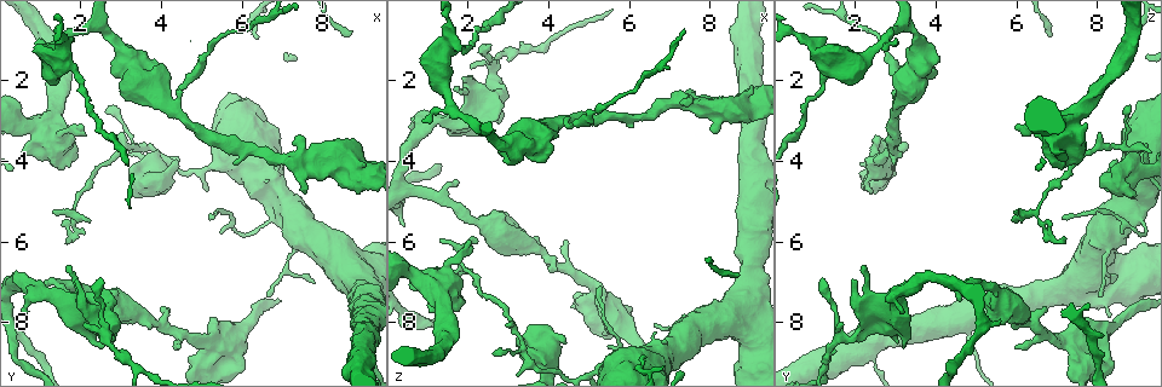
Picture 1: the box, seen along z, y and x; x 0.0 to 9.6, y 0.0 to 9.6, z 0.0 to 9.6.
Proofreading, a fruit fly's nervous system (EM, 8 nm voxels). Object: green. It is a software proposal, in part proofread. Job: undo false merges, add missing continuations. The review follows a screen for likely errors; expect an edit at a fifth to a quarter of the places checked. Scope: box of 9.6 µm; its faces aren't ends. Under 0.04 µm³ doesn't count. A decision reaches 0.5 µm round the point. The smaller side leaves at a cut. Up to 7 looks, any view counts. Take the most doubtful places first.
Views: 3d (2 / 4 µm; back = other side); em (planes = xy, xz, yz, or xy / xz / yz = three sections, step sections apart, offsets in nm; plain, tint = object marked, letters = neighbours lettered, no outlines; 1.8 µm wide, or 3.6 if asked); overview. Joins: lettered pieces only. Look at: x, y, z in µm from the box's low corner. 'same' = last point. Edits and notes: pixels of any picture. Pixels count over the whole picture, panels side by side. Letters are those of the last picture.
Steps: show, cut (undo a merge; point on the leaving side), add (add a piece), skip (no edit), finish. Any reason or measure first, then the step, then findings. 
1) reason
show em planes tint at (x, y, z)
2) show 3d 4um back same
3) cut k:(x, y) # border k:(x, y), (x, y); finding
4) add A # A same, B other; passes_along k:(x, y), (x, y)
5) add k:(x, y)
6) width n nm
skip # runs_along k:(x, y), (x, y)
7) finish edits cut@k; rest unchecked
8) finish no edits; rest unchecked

calibre changes
show 3d 4um back at (8.95, 4.20, 2.70)

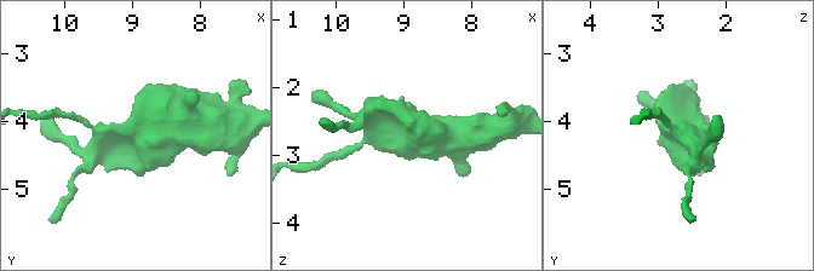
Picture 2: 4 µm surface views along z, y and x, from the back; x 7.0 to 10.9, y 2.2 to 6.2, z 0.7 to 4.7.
show em 3.6um planes tint at (9.00, 4.15, 2.65)

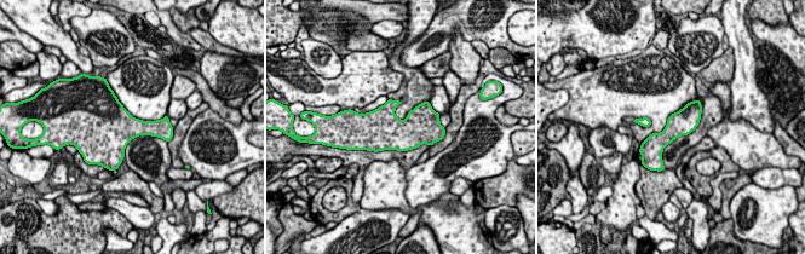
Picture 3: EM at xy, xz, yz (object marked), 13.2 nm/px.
show em 3.6um planes letters same

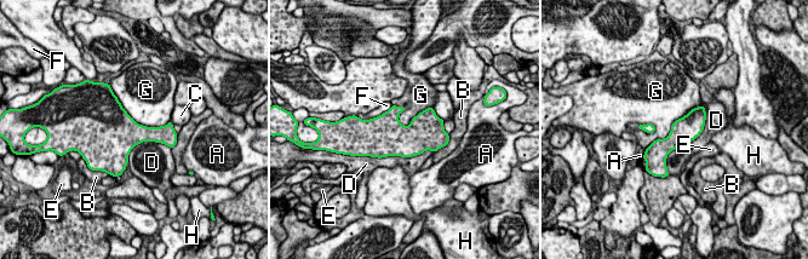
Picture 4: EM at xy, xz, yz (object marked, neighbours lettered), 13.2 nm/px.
width 320 nm
skip # A other, B other, C other, D other, E other, F other, G other, H other; border 4:(705, 107), (692, 108), (645, 150); one neuron here

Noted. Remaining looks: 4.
branch stops here
show em planes letters at (2.05, 3.15, 5.95)

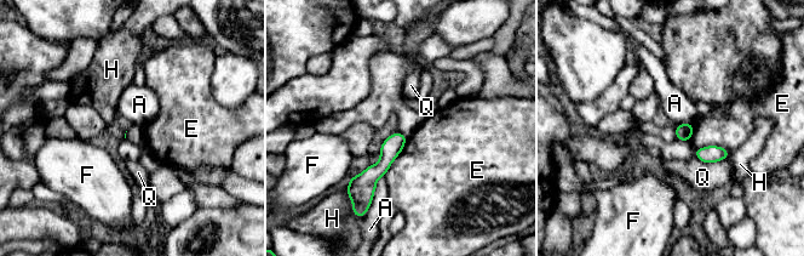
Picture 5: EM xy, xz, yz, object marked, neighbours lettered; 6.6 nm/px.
skip # A other, E other, F other, H other, Q other; no lettered piece goes on from it

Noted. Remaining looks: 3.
stops while still wide
show 3d 4um at (2.65, 7.20, 3.05)

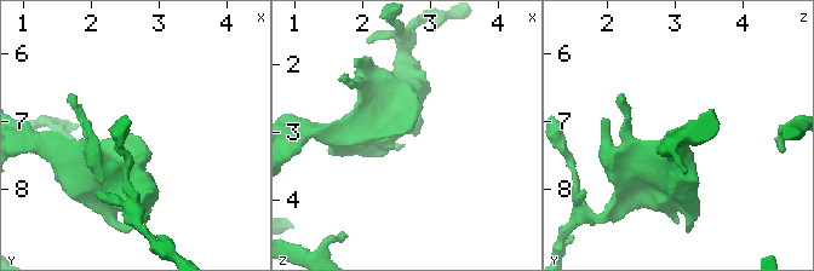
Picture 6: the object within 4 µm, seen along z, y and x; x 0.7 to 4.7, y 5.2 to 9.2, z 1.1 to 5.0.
show em planes plain at (2.65, 7.20, 2.95)

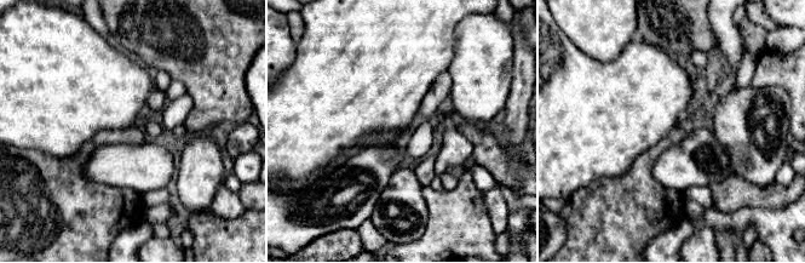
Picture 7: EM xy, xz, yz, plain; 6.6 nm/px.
what lies round it
show em planes letters same

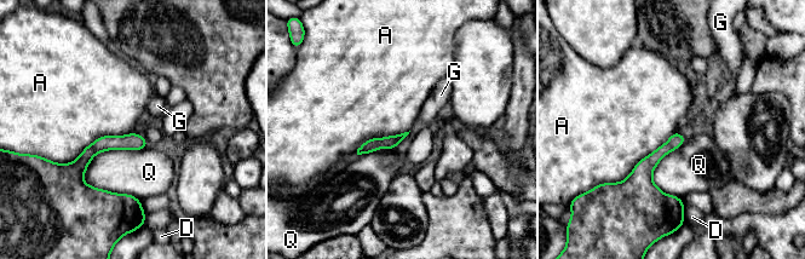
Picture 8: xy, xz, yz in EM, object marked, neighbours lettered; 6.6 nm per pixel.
longest_contact A 600 nm
skip # A other, D other, G other, Q other; no lettered piece goes on from it

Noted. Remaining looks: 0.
finish no edits; rest unchecked

